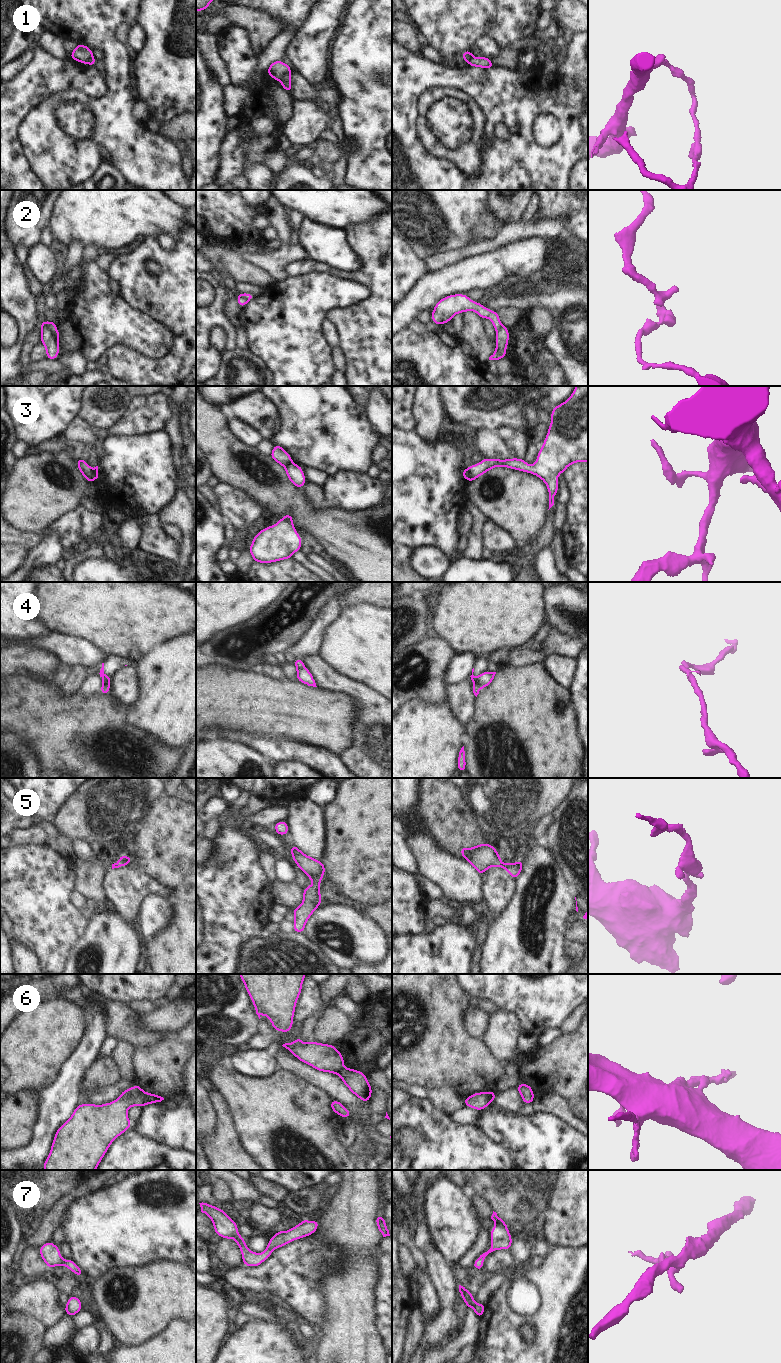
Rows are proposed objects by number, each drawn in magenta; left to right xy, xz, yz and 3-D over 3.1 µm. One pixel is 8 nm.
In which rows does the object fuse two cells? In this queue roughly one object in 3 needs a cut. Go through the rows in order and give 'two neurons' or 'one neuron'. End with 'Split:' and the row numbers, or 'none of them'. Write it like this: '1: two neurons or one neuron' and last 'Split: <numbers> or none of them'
1: two neurons
2: two neurons
3: two neurons
4: two neurons
5: one neuron
6: two neurons
7: one neuron
Split: 1, 2, 3, 4, 6

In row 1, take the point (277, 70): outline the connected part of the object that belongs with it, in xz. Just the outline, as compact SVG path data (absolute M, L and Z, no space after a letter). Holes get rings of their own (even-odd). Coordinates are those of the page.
M282 60L272 62L267 69L268 75L277 81L280 81L286 74L291 72L291 67Z

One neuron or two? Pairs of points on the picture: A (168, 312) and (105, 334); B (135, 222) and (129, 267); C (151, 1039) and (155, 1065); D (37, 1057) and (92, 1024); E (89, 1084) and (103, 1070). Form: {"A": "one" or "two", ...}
{"A": "two", "B": "two", "C": "two", "D": "two", "E": "one"}

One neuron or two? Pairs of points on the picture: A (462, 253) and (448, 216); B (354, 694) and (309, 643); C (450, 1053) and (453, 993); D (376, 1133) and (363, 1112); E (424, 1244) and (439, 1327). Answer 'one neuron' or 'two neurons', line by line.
A: two neurons
B: two neurons
C: one neuron
D: two neurons
E: one neuron

